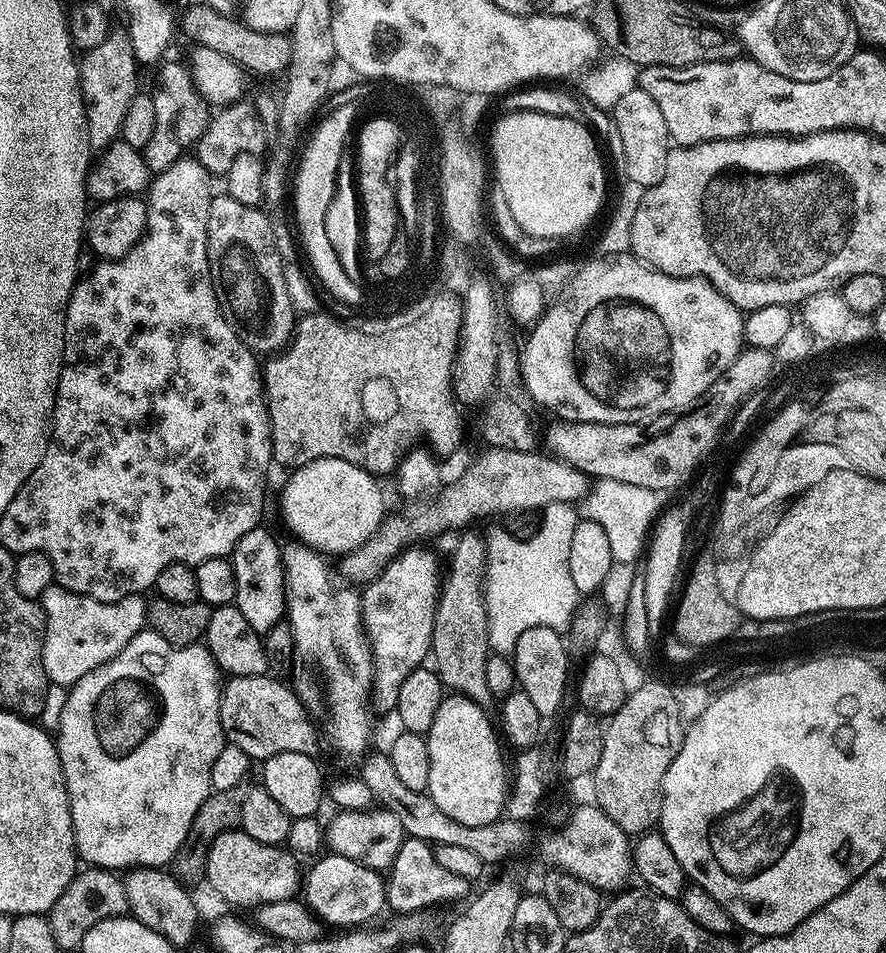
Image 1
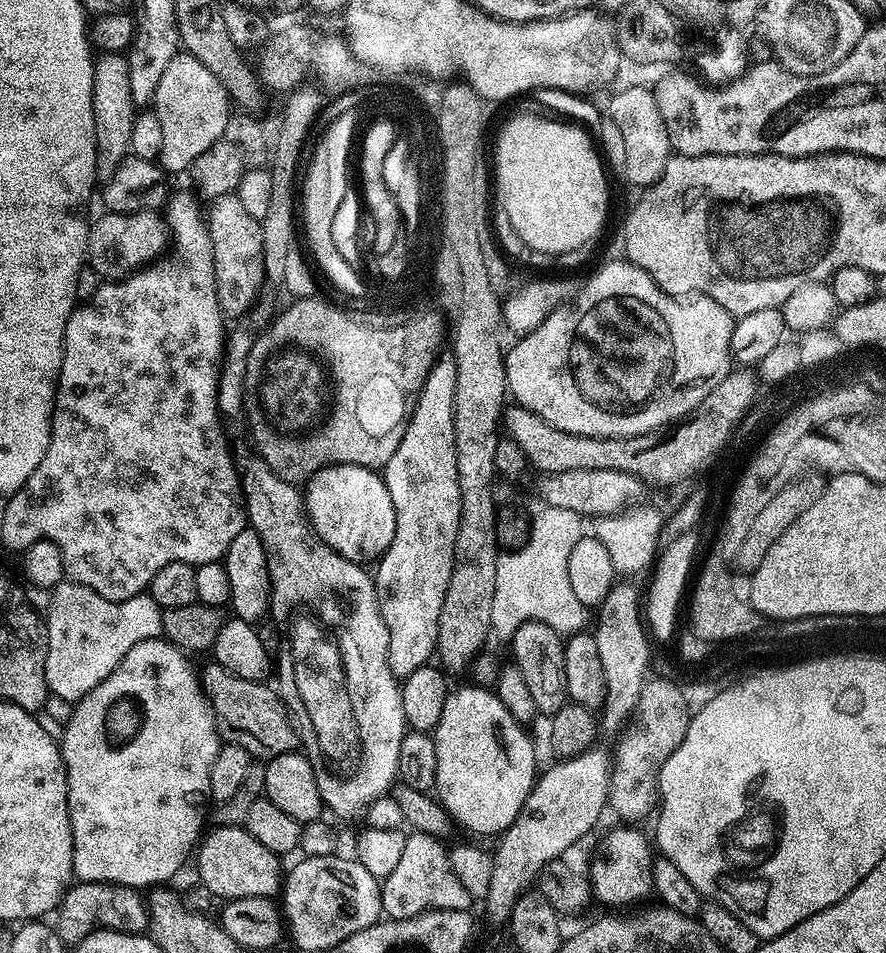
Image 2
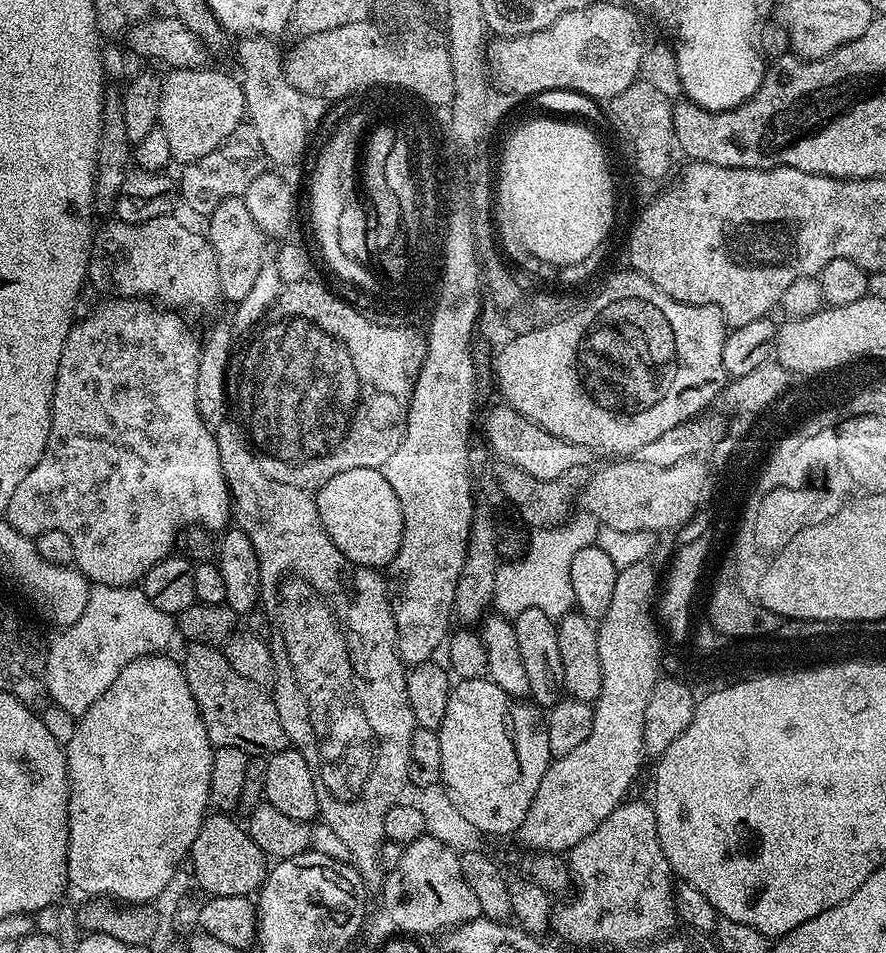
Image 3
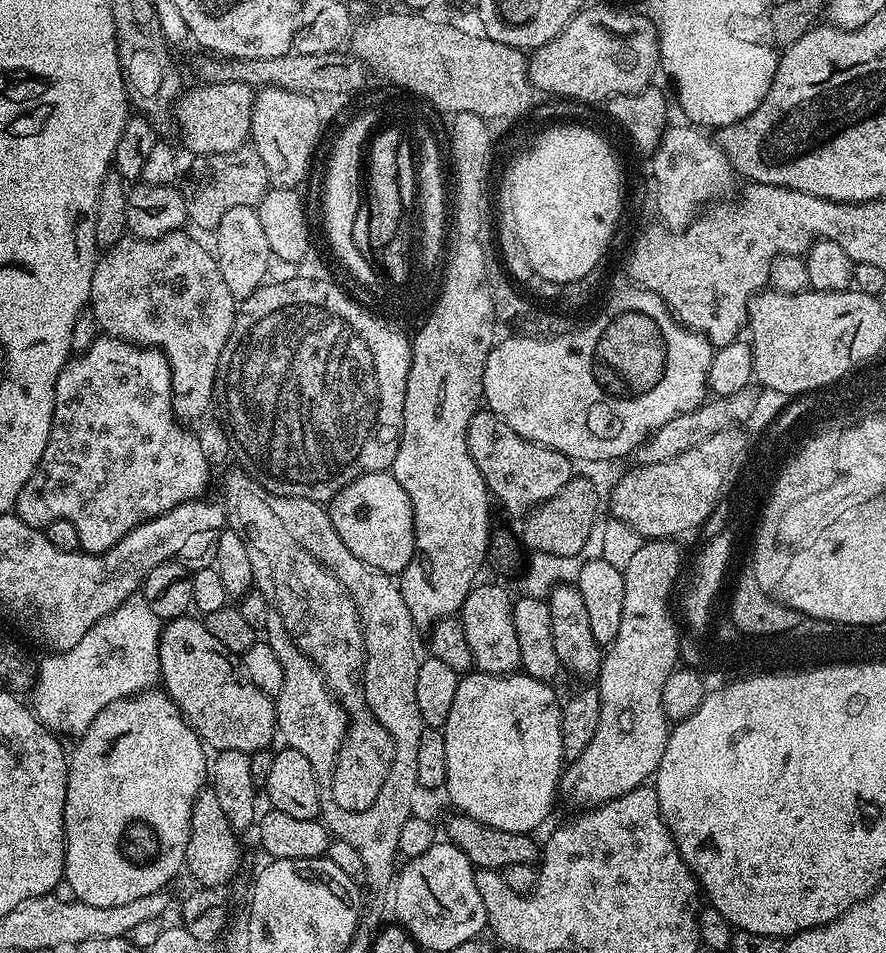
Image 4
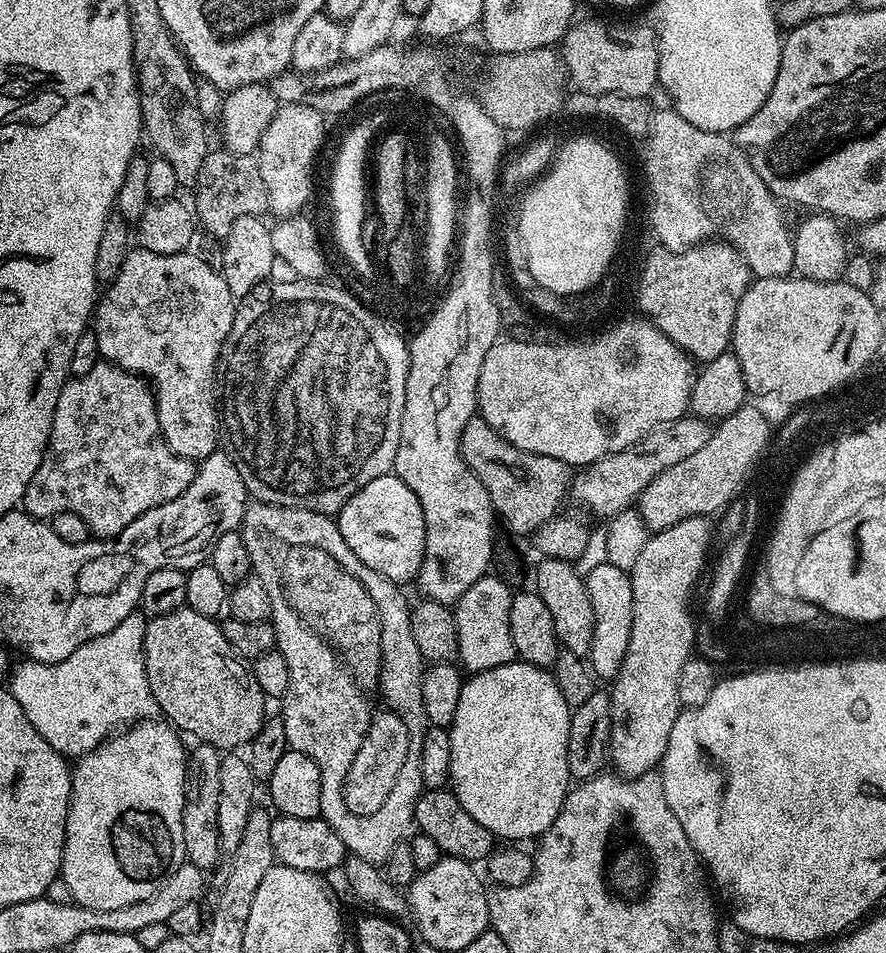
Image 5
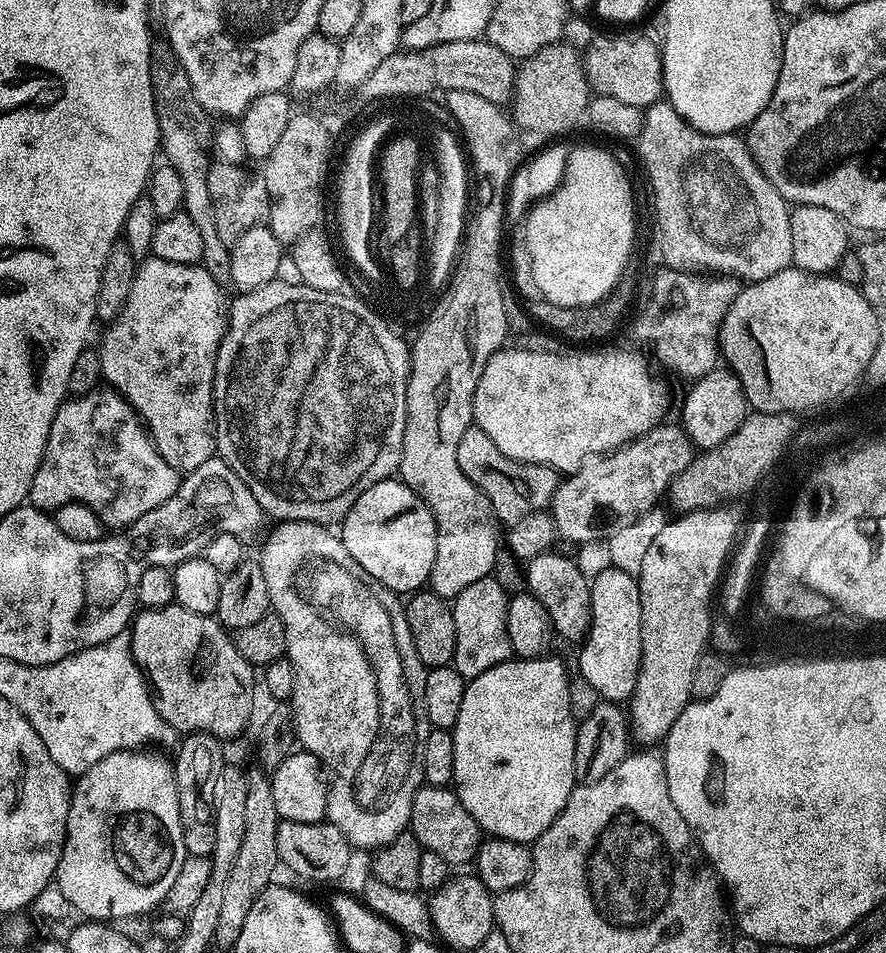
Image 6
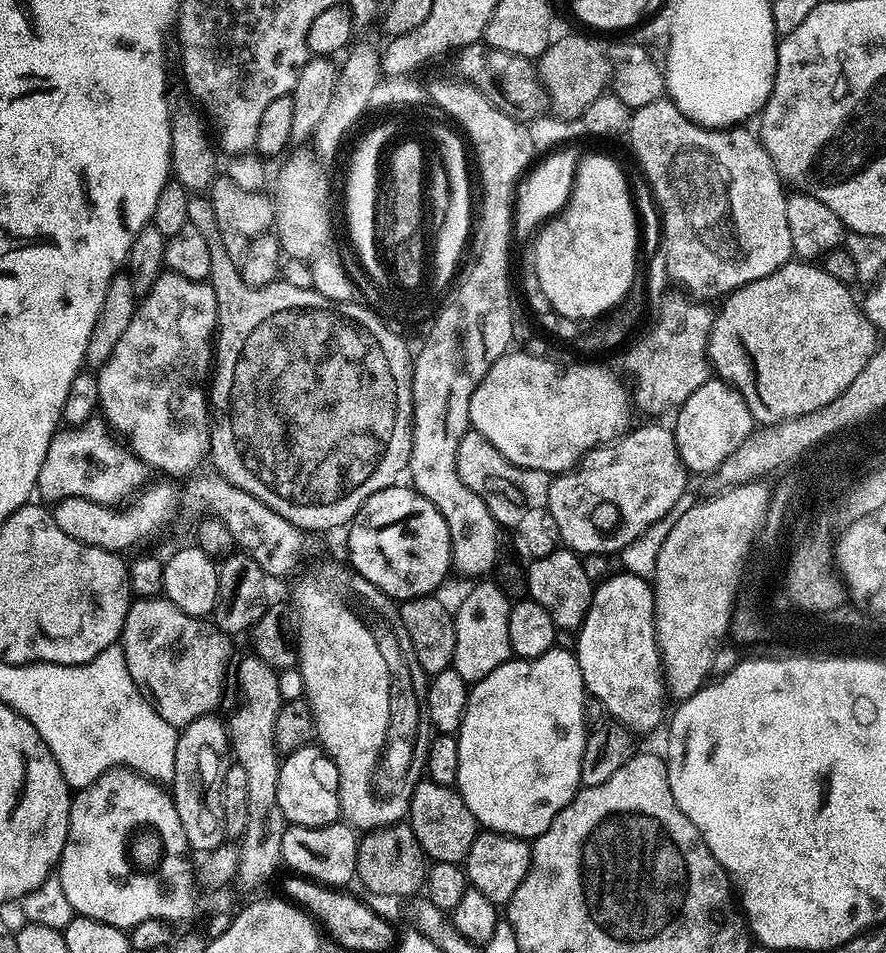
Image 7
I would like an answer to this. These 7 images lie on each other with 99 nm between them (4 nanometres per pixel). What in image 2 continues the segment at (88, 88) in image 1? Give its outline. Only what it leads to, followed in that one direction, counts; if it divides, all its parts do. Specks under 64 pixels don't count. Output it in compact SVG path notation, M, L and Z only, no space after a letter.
M104 54L94 63L94 138L96 139L96 174L101 181L112 177L114 170L130 153L130 134L138 111L133 103L128 58L124 54Z

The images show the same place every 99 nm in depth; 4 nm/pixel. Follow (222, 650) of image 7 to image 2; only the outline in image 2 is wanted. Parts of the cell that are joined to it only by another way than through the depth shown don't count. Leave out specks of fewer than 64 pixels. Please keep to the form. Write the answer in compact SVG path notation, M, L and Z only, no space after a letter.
M218 663L209 664L202 672L202 687L212 706L216 730L223 743L242 746L242 750L254 758L271 758L297 751L296 729L275 687L267 688L267 683L232 676Z

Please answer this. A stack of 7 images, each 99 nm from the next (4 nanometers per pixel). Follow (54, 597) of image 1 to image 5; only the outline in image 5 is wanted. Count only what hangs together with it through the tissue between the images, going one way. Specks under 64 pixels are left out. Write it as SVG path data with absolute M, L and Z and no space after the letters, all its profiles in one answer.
M133 614L118 622L108 634L102 634L74 650L70 658L62 658L57 664L38 664L35 660L25 659L24 664L15 665L10 676L12 697L22 706L30 726L54 746L54 750L65 758L79 758L109 739L115 724L127 725L136 722L145 714L153 711L154 701L148 685L146 662L144 661L144 635L146 620L143 615Z

